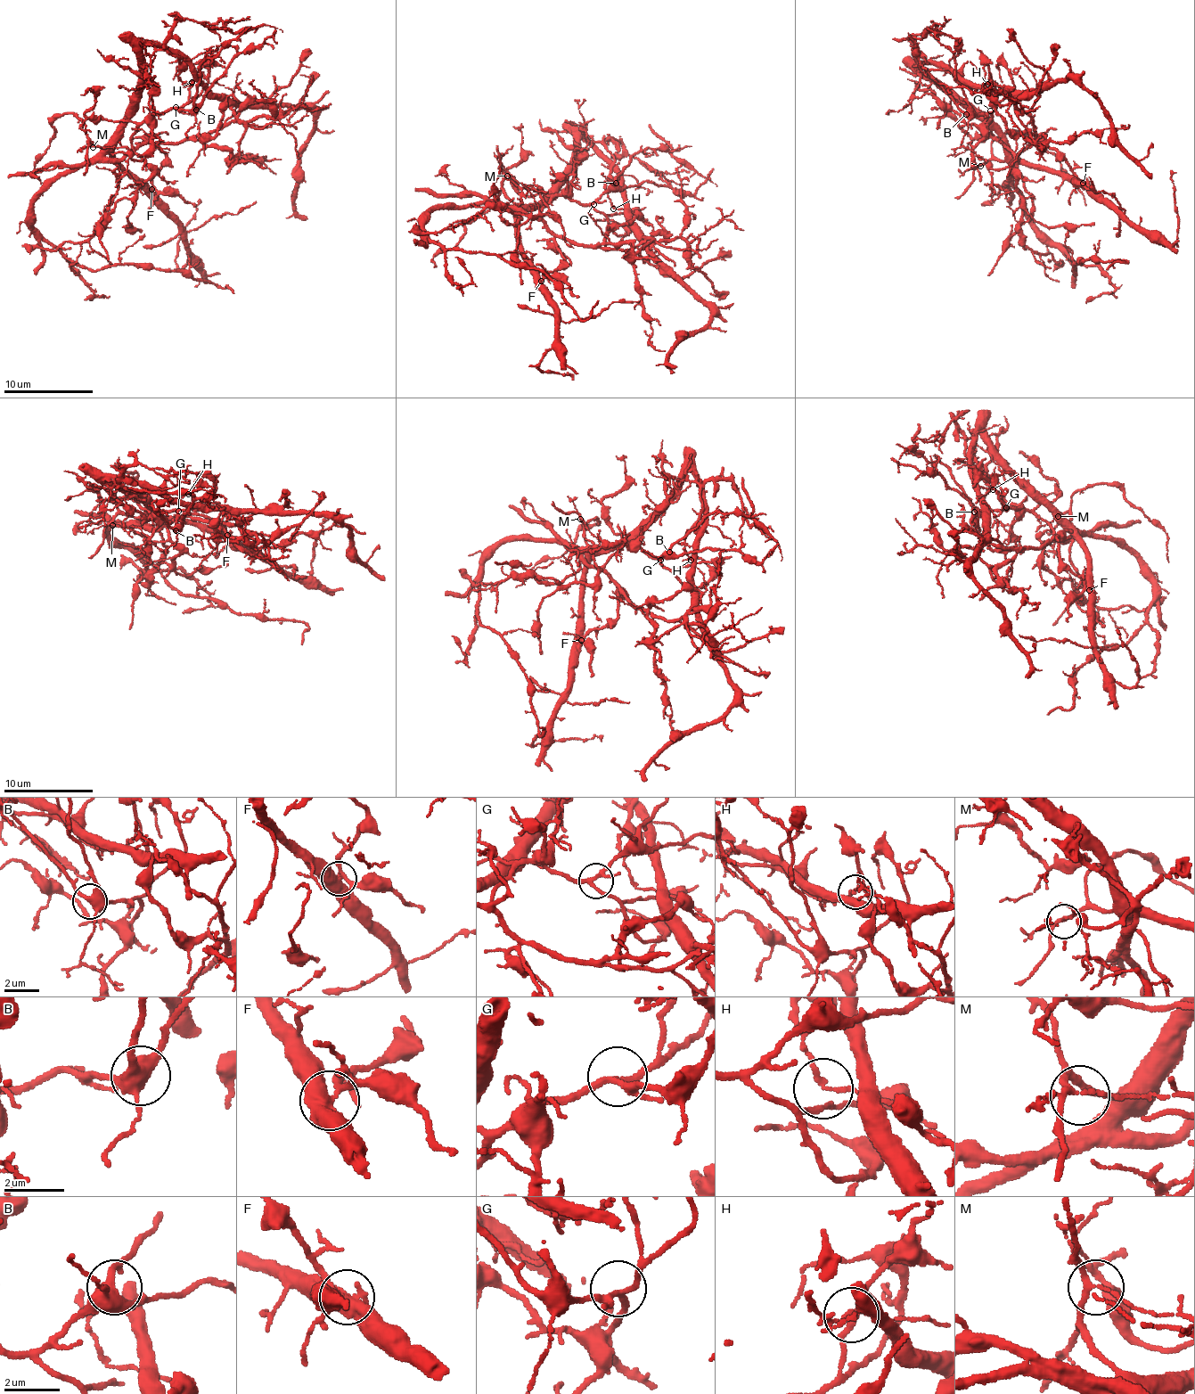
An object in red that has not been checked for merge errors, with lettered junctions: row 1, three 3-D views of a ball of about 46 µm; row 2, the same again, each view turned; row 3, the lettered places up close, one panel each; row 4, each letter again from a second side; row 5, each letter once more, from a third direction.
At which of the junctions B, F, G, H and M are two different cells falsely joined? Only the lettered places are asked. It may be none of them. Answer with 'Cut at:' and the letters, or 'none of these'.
Cut at: F, H

